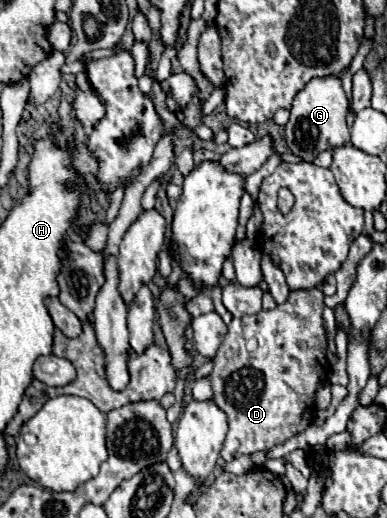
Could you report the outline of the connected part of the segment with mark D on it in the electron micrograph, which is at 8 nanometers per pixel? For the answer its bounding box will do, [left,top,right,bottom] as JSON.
[210,288,326,462]

